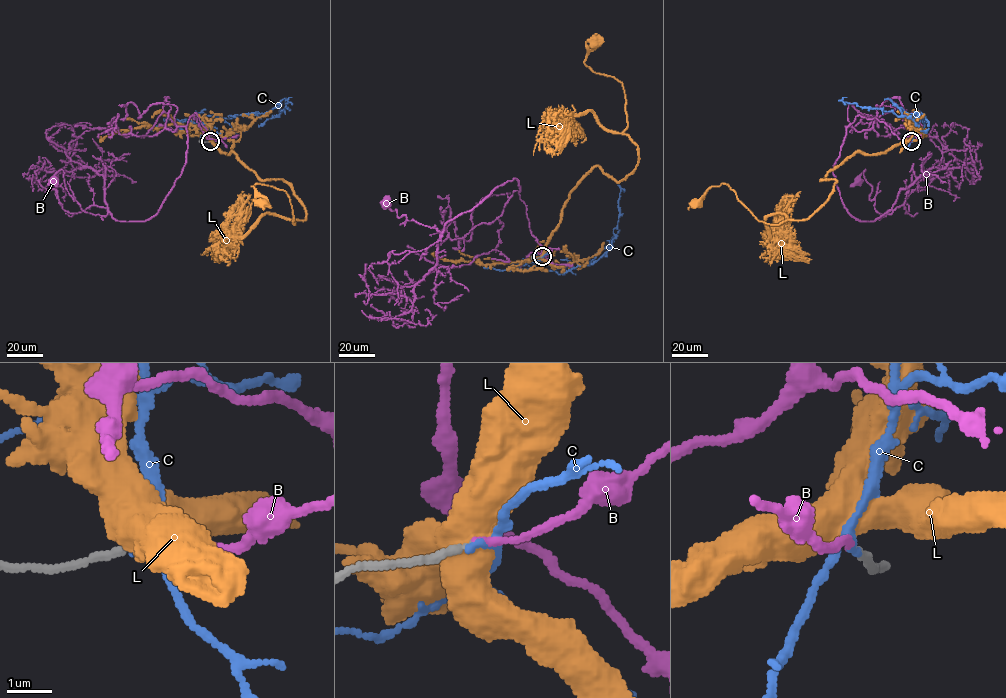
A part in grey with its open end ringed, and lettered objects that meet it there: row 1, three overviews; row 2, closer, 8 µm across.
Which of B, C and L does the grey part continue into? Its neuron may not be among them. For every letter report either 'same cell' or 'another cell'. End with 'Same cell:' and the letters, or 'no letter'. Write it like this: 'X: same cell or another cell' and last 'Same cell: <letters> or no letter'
B: same cell
C: another cell
L: another cell
Same cell: B

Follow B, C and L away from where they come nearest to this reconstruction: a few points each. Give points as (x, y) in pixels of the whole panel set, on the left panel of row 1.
B: (210, 141), (219, 139), (190, 116), (181, 174), (143, 221), (85, 212), (62, 170), (53, 180)
C: (210, 141), (209, 126), (186, 120), (205, 115), (231, 118), (264, 113), (278, 106), (279, 116), (291, 97)
L: (210, 141), (262, 180), (287, 183), (305, 220), (290, 220), (295, 224), (285, 191), (256, 183), (262, 203)

